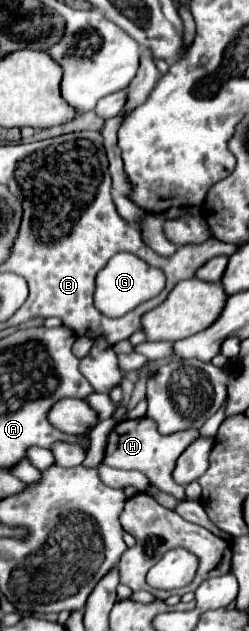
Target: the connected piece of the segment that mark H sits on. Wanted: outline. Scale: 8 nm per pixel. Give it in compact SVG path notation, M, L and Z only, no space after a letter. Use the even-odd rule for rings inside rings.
M147 417L133 419L133 421L127 419L127 421L115 425L115 429L111 431L109 443L107 443L107 453L105 453L103 461L111 467L141 471L149 479L151 485L159 487L165 493L171 493L179 501L185 501L185 489L173 481L171 473L175 469L175 463L177 463L179 455L195 441L197 435L199 435L197 429L187 429L183 433L173 433L171 437L163 437L155 429L155 421L151 421Z

